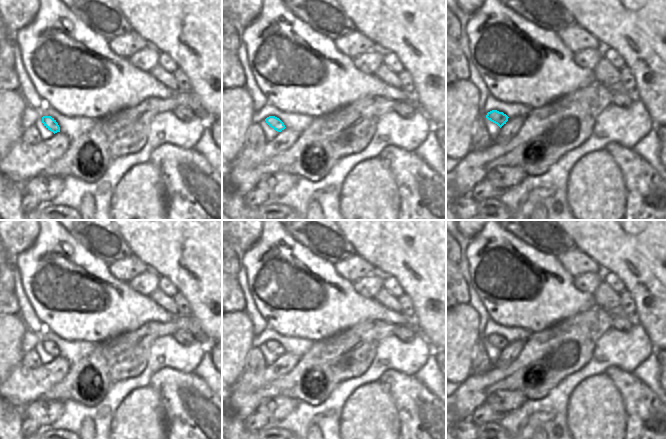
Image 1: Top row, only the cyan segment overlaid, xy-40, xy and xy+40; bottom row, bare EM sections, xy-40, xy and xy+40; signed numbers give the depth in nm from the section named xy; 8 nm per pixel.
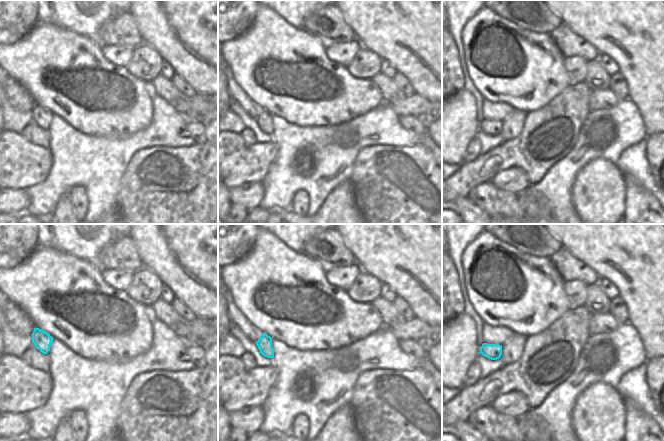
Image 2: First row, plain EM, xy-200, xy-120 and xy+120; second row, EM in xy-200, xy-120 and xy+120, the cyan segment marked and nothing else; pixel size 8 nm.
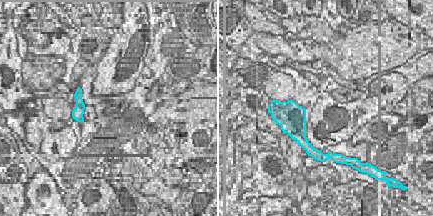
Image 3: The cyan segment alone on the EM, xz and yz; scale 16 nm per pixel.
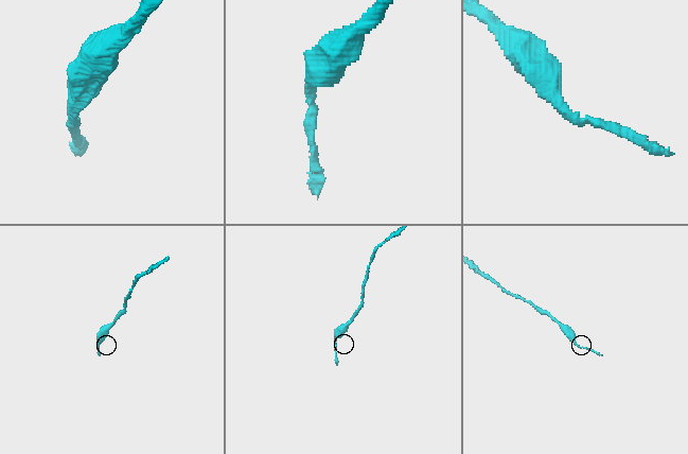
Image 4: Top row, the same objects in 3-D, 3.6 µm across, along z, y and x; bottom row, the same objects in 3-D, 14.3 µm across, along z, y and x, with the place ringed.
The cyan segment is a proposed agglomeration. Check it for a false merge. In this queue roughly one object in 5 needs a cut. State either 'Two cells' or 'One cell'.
One cell.

